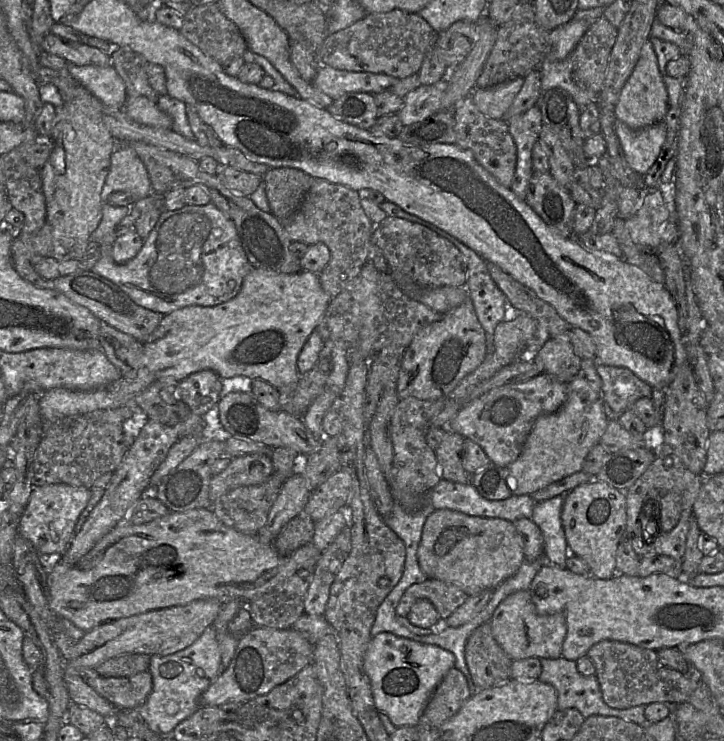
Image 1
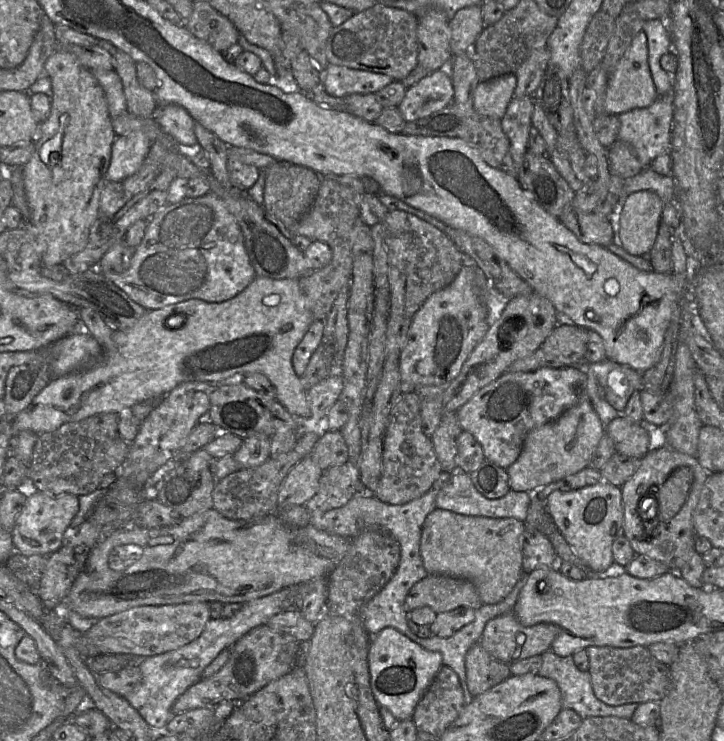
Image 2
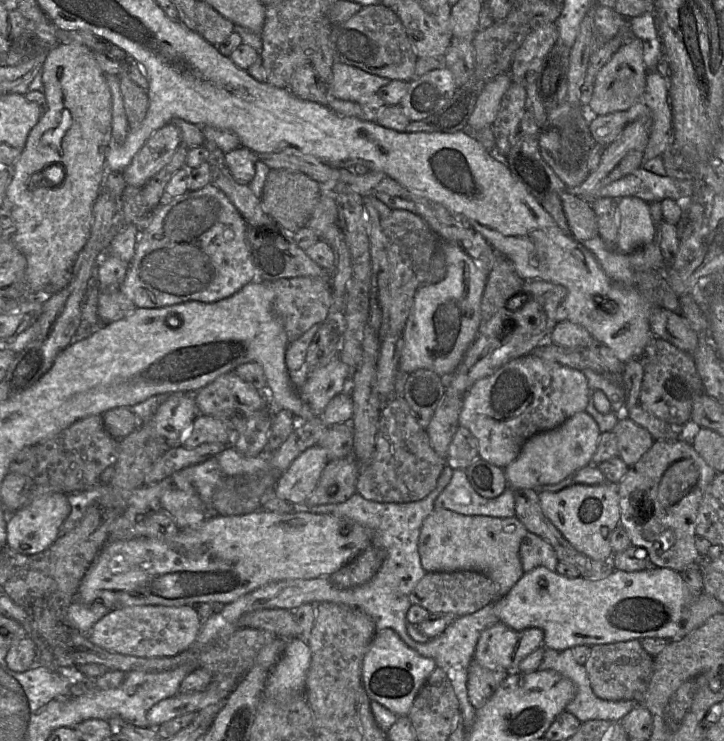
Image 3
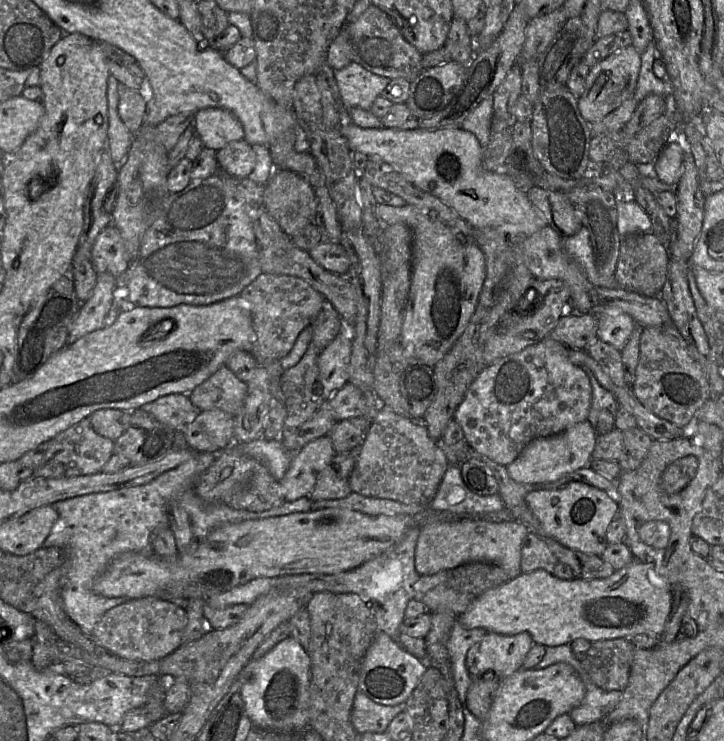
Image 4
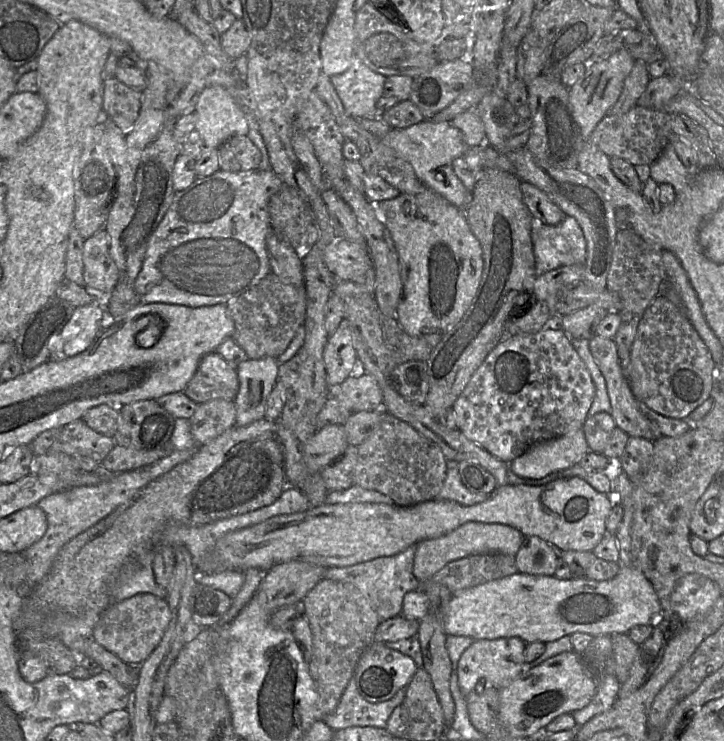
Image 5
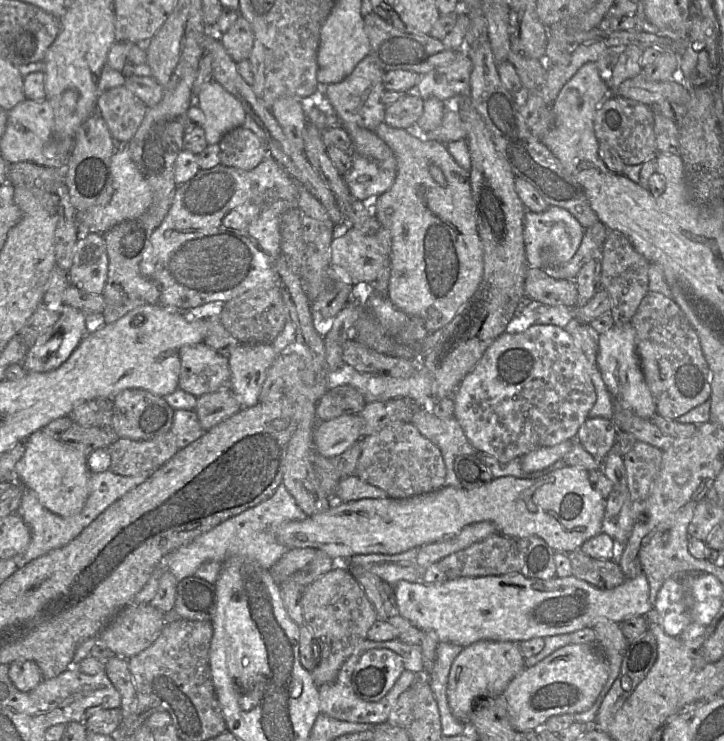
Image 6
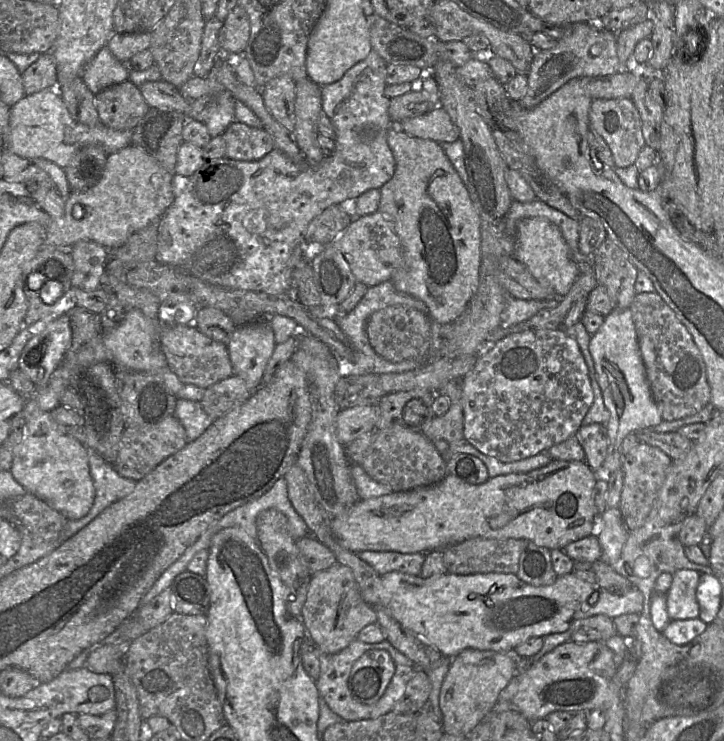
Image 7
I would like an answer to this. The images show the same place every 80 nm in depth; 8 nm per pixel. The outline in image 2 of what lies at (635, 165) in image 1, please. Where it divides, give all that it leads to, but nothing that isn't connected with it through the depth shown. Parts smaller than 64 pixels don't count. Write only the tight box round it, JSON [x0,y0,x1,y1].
[618,94,673,167]

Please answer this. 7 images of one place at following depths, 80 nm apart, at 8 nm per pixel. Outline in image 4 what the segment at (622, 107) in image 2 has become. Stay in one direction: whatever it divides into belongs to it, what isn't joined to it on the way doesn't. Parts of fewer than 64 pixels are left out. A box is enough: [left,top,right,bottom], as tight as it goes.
[577,45,641,124]

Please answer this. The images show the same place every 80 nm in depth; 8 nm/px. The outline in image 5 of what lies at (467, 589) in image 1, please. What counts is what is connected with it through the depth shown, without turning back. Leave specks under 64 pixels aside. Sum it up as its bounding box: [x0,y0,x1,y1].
[413,522,524,583]

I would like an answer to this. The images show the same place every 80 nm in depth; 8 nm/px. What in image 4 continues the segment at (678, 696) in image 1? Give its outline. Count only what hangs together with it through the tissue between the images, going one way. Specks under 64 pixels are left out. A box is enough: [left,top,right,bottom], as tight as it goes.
[581,638,636,691]

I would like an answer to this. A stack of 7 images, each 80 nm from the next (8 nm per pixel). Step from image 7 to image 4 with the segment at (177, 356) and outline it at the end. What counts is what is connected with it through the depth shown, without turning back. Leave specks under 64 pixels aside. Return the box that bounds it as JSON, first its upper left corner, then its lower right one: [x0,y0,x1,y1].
[187,365,246,417]

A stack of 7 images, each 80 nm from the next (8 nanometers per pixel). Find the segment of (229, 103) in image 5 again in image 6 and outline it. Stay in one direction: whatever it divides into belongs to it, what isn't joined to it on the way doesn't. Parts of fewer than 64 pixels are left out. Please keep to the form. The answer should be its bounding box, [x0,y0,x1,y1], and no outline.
[194,80,246,145]

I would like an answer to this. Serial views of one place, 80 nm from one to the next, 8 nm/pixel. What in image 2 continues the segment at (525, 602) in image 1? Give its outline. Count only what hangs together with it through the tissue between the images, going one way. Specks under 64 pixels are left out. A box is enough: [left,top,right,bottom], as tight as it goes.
[479,611,559,665]

